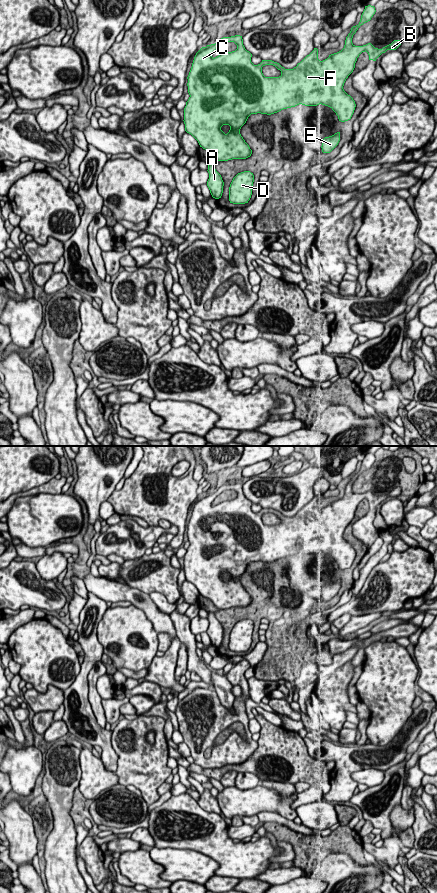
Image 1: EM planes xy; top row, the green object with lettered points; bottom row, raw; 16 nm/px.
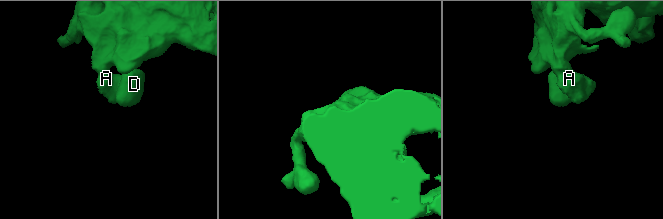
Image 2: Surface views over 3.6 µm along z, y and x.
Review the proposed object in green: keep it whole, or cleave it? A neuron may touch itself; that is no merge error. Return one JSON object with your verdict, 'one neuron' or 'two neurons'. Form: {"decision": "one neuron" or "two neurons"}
{"decision": "one neuron"}

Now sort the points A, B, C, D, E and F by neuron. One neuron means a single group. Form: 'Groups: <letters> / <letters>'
Groups: A B C D E F

